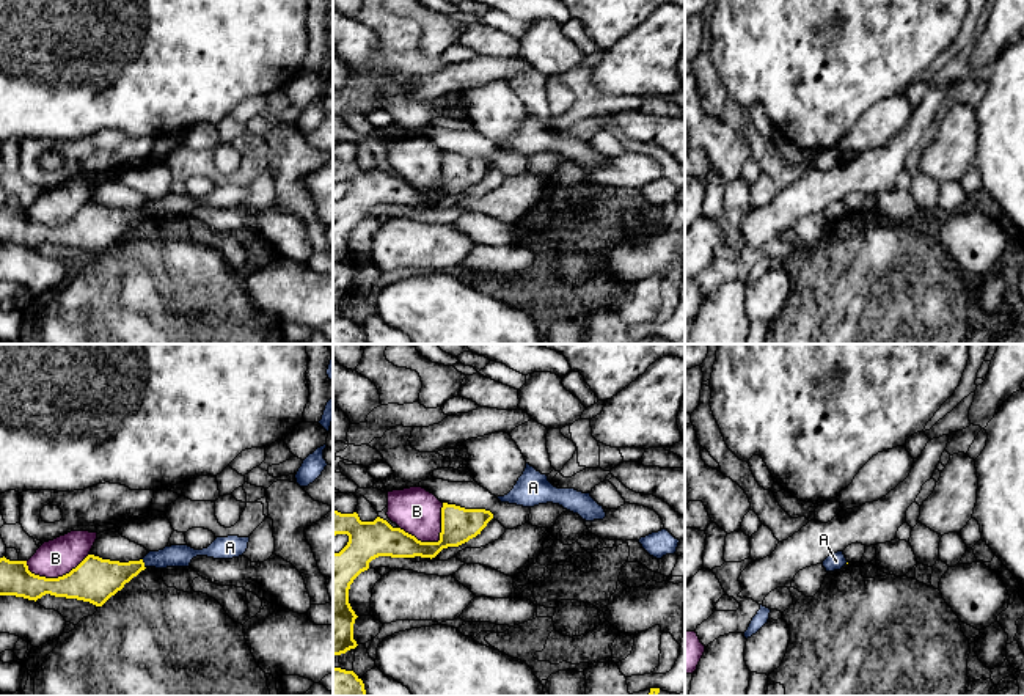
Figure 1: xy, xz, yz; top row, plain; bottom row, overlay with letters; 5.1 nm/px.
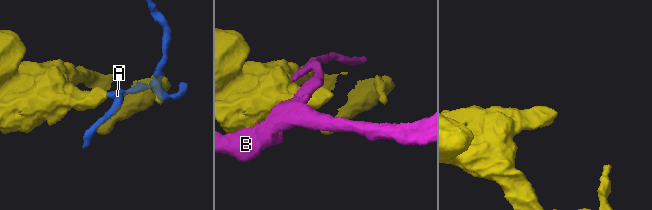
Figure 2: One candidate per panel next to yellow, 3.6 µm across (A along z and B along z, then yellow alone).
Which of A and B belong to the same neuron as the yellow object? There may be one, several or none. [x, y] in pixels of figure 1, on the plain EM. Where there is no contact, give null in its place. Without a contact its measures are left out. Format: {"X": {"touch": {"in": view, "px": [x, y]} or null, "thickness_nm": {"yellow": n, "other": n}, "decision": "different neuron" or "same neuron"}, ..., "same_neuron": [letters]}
{"A": {"touch": {"in": "xy", "px": [143, 212]}, "thickness_nm": {"yellow": 220, "other": 110}, "decision": "different neuron"}, "B": {"touch": {"in": "xz", "px": [438, 189]}, "thickness_nm": {"yellow": 180, "other": 240}, "decision": "different neuron"}, "same_neuron": []}

